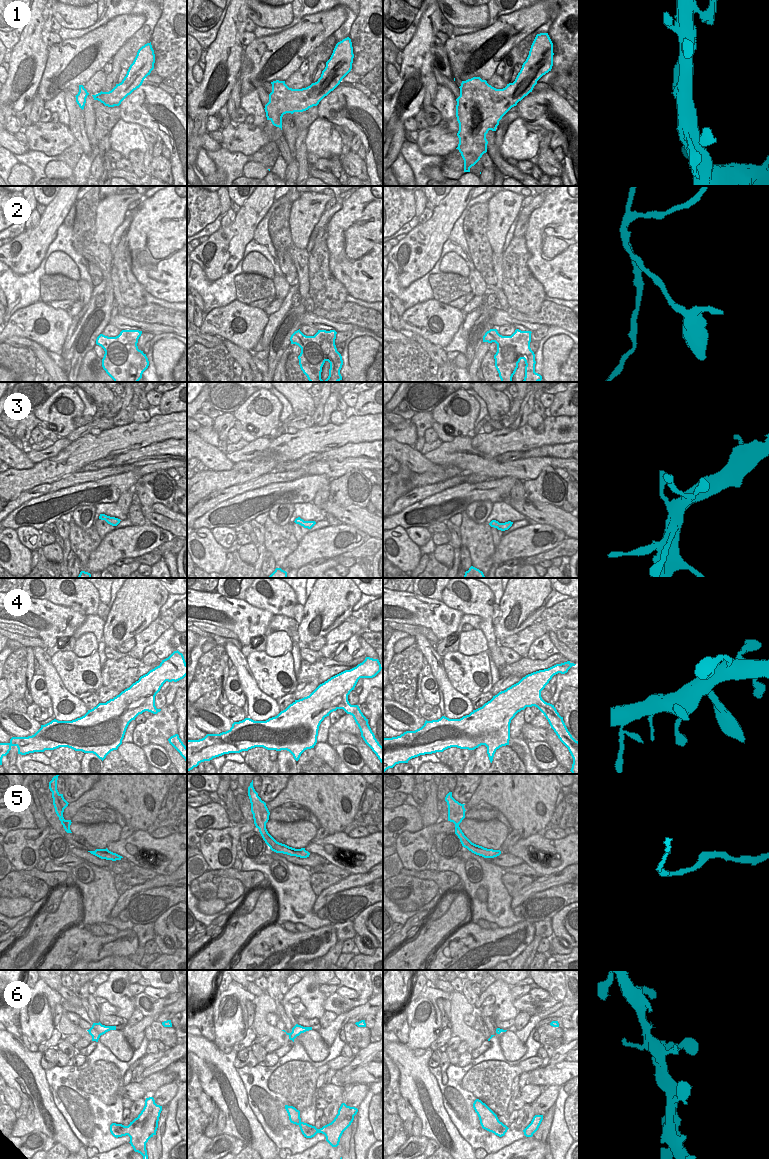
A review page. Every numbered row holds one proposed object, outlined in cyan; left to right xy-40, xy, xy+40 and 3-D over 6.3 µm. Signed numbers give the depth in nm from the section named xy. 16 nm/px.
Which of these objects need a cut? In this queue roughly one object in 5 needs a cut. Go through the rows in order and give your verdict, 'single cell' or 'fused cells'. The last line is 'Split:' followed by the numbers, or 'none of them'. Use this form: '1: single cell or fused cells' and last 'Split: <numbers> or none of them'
1: single cell
2: fused cells
3: single cell
4: single cell
5: single cell
6: single cell
Split: 2

